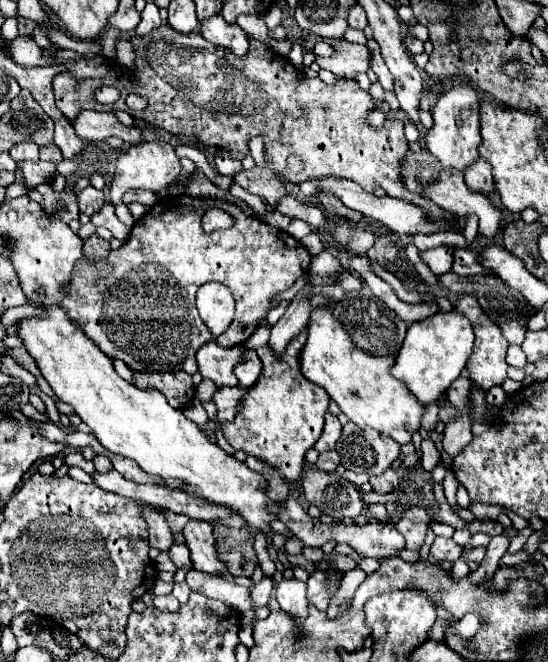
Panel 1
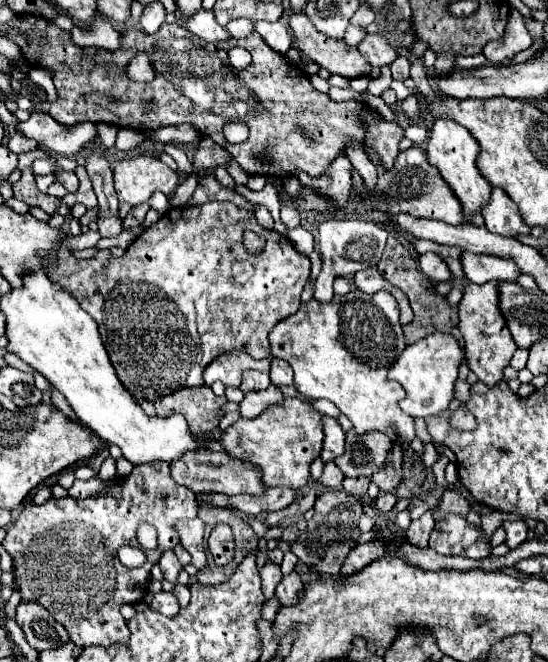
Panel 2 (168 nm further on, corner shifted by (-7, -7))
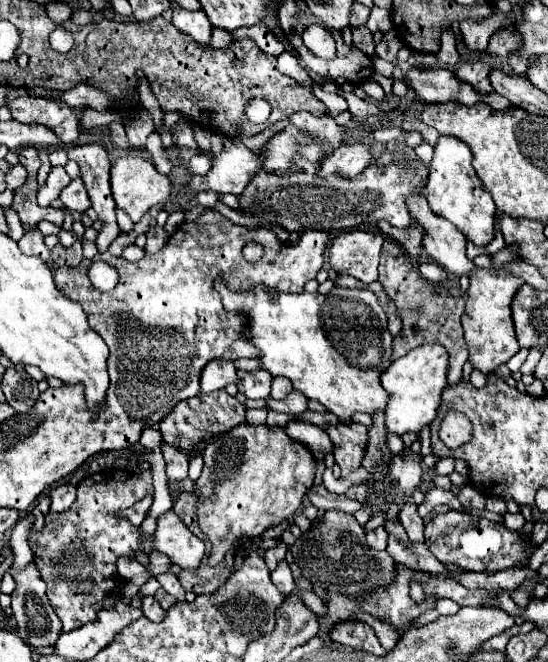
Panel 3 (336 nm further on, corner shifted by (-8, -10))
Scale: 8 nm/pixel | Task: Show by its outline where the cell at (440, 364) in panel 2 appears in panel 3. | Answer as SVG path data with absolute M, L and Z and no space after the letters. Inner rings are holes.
M433 343L411 349L407 355L393 361L381 373L381 385L389 393L387 409L385 409L385 427L389 435L405 435L419 433L423 425L429 425L437 417L437 407L441 403L441 391L447 387L445 371L447 371L447 349Z

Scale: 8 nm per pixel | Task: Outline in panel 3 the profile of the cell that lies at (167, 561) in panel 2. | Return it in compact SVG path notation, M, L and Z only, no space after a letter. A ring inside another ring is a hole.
M163 573L163 575L157 577L157 581L159 581L159 585L161 585L169 595L175 597L175 601L185 601L185 591L183 591L183 587L177 583L177 577L175 577L173 573Z

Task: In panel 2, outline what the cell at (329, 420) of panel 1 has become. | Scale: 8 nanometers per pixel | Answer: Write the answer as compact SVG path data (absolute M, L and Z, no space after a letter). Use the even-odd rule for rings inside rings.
M324 416L322 422L324 422L324 446L322 446L320 458L324 462L330 462L330 460L342 456L342 452L344 452L344 430L340 428L338 420L334 420L334 418Z

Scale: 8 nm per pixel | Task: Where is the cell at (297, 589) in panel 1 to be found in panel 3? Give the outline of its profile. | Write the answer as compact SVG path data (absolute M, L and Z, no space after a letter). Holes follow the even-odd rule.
M281 561L279 567L275 567L275 571L271 573L271 579L273 579L275 587L277 587L283 595L289 595L289 593L295 589L293 575L291 575L291 569L289 569L287 561Z

